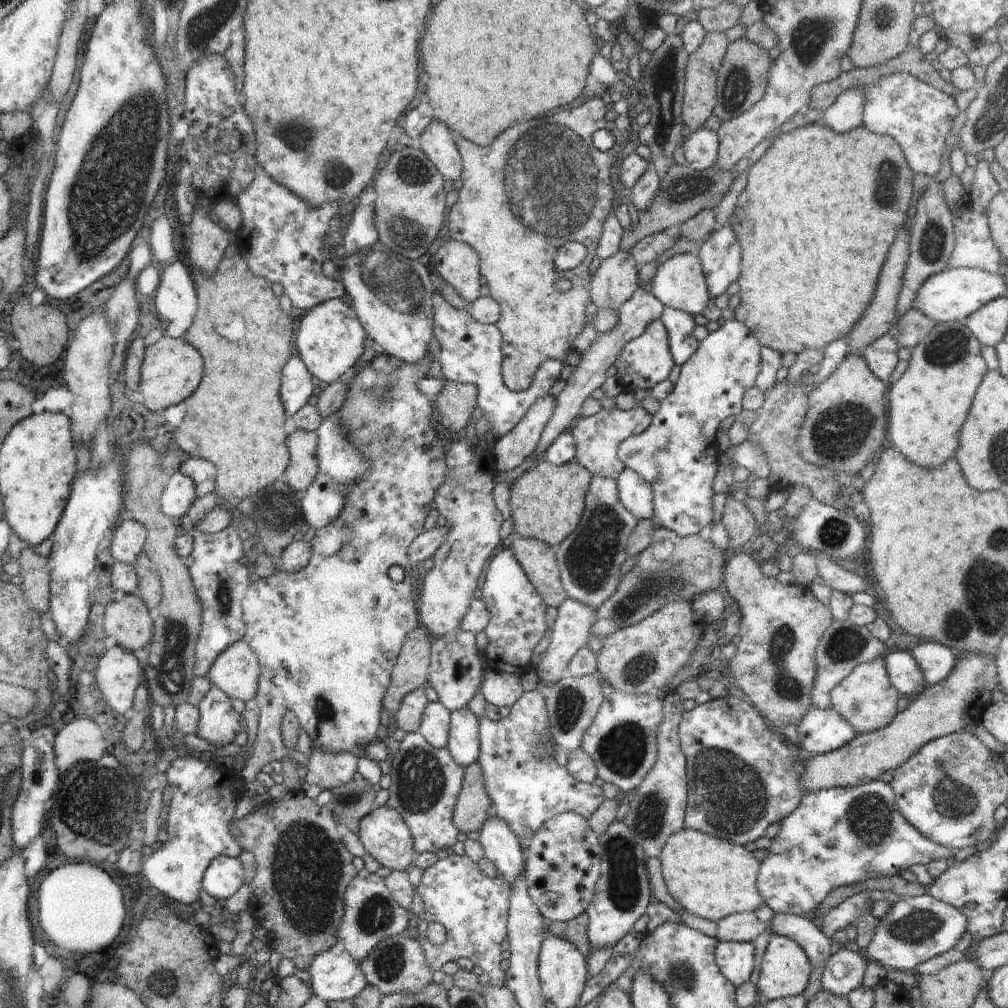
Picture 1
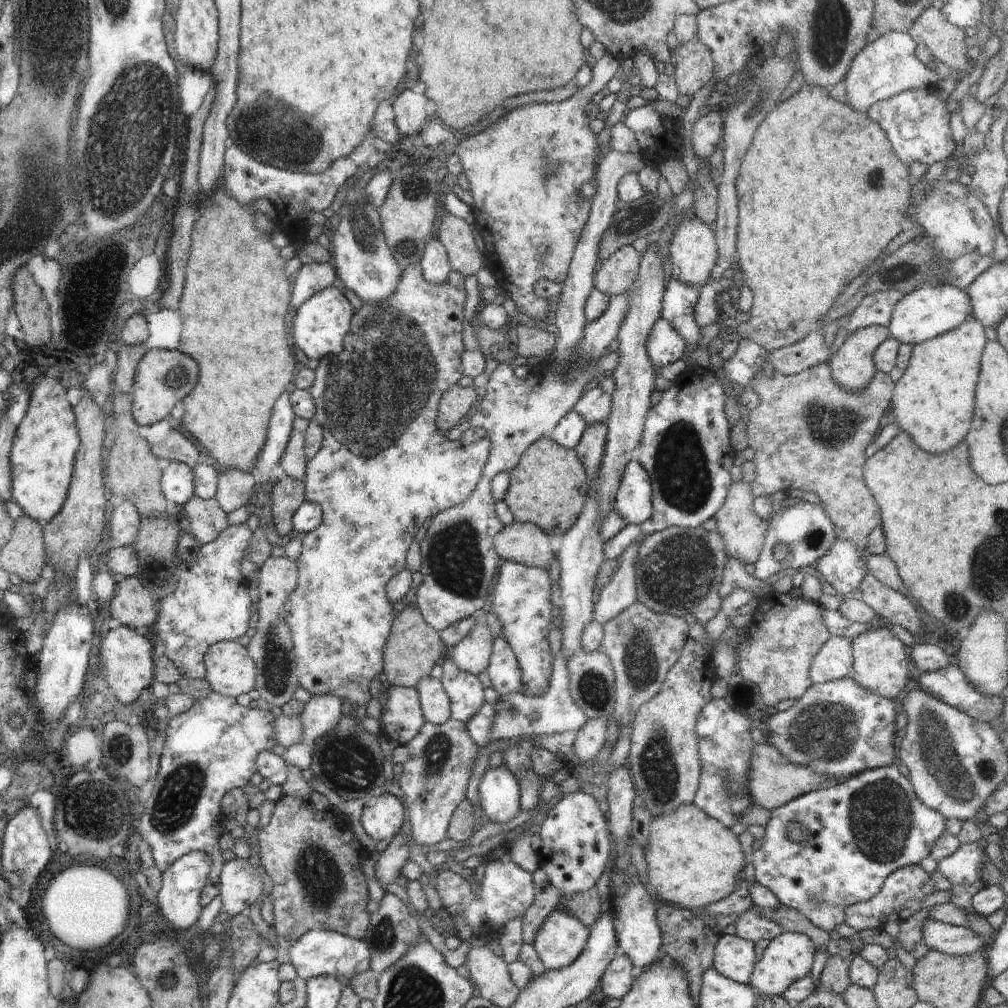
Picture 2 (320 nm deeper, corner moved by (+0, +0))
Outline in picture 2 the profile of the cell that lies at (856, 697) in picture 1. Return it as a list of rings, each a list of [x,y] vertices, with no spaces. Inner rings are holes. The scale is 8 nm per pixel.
[[[878,620],[871,629],[865,630],[851,640],[853,652],[853,665],[850,677],[861,687],[872,694],[886,697],[892,702],[906,692],[906,684],[909,681],[908,664],[910,662],[909,652],[906,647],[896,638],[896,635]]]

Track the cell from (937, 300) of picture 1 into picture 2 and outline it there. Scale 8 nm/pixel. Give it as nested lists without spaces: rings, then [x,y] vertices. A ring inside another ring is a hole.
[[[950,284],[922,286],[904,295],[894,305],[891,321],[887,327],[890,336],[896,340],[915,345],[958,328],[972,314],[972,303],[964,290]]]

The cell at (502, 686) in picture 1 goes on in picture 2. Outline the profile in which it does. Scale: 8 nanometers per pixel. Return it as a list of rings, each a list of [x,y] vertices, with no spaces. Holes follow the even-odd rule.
[[[500,636],[493,640],[493,651],[487,665],[491,686],[500,696],[509,692],[524,692],[521,670],[508,641]]]

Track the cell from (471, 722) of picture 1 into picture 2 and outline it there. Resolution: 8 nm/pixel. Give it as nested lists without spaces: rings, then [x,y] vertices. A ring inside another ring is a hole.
[[[447,657],[441,666],[441,683],[450,699],[451,717],[467,723],[485,703],[482,683],[478,675],[463,671],[452,657]]]

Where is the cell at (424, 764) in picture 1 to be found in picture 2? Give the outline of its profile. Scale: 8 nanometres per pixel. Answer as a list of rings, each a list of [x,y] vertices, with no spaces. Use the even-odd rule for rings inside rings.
[[[450,717],[441,725],[426,721],[420,732],[406,744],[410,758],[403,764],[397,782],[406,798],[406,828],[416,845],[431,845],[447,838],[452,815],[460,802],[466,800],[465,792],[472,768],[478,756],[477,744],[472,740],[465,723]]]

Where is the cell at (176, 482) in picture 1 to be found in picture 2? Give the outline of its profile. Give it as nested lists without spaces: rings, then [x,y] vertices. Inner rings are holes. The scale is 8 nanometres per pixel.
[[[169,462],[161,476],[161,489],[168,502],[182,508],[195,496],[194,471],[187,464]]]

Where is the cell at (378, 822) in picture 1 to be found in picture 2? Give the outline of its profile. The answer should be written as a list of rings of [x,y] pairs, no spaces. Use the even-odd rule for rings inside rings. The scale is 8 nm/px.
[[[385,792],[366,798],[361,820],[363,830],[370,839],[388,840],[406,827],[406,812],[396,795]]]

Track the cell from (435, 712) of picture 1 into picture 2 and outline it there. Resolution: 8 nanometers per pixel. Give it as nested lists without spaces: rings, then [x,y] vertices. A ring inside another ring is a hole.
[[[431,675],[420,679],[416,688],[423,715],[428,722],[441,725],[451,717],[450,699],[440,679]]]

